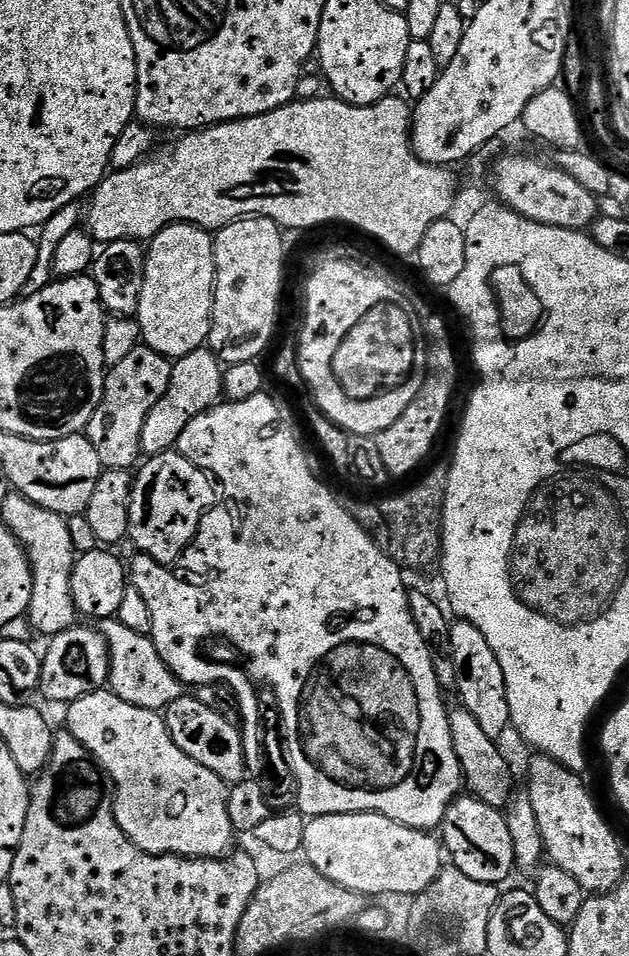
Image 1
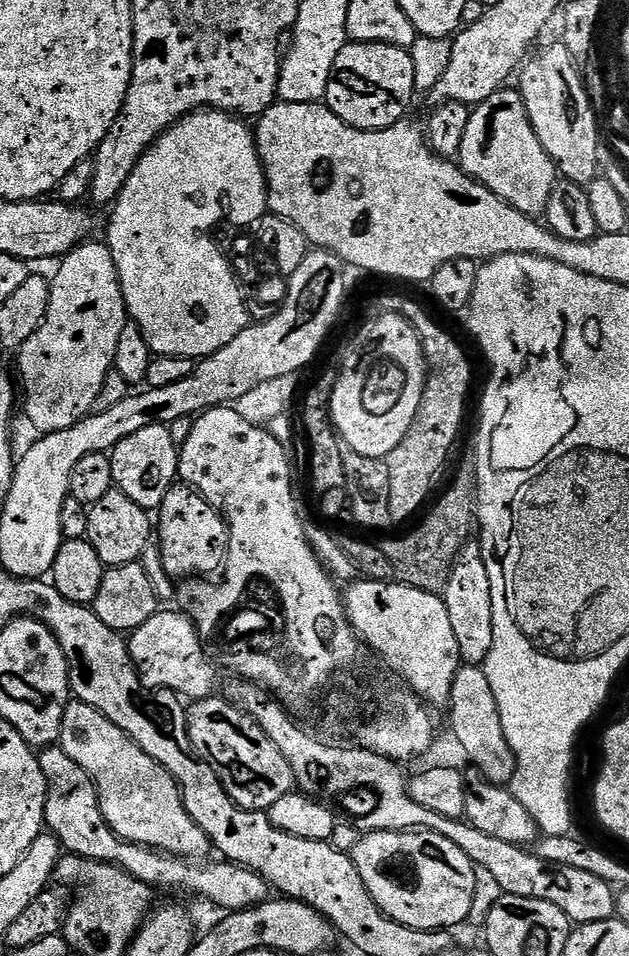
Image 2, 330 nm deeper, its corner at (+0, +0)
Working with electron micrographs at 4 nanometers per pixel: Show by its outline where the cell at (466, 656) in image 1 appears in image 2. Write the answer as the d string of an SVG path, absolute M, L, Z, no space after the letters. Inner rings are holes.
M476 542L465 544L442 593L454 638L458 641L460 658L464 664L483 665L490 654L494 640L494 618L490 598L490 574L486 574L486 562L480 556L480 545Z

